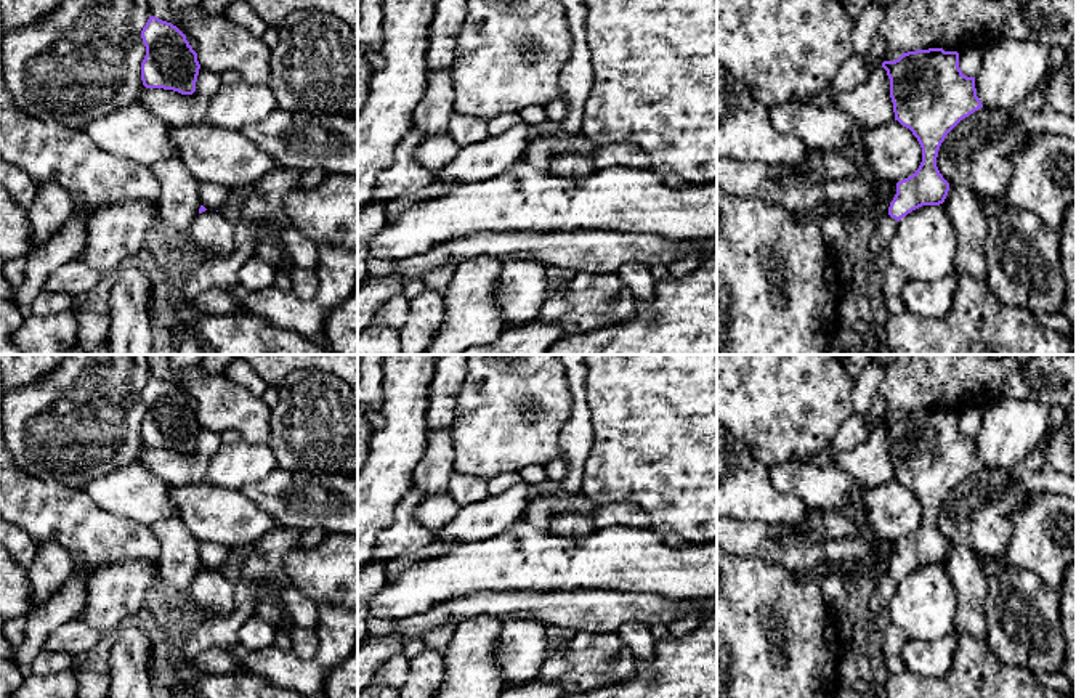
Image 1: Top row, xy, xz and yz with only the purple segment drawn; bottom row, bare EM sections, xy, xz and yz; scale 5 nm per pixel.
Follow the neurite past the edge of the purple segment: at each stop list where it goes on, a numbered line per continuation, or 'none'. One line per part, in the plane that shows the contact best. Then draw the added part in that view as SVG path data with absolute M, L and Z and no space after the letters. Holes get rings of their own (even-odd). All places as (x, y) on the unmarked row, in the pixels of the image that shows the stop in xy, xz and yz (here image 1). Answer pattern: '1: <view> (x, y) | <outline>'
1: yz (884, 589) | M888 573L876 584L874 594L869 599L869 629L874 627L874 621L877 619L879 613L887 607L888 600L892 599L898 581L892 578Z

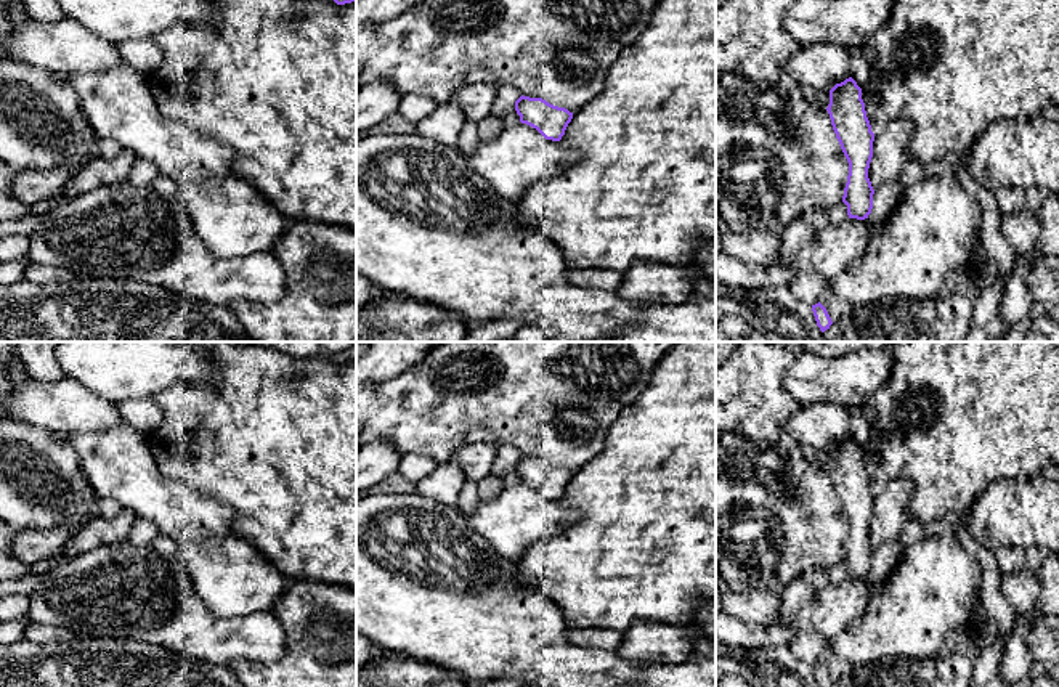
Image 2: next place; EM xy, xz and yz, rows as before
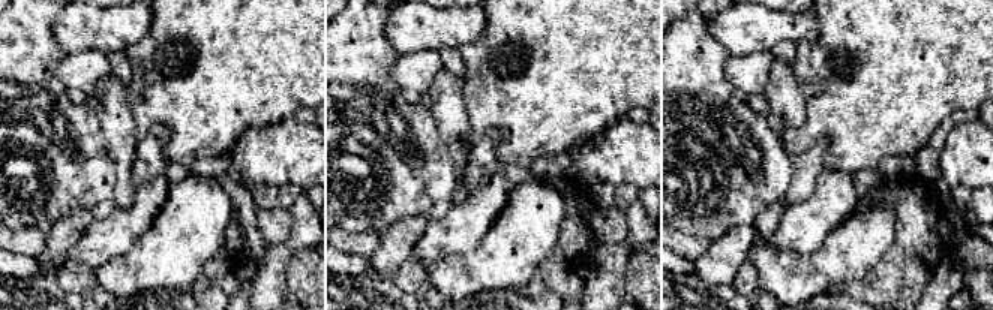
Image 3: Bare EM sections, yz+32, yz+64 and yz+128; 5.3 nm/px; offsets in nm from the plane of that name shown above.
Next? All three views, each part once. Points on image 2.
none

